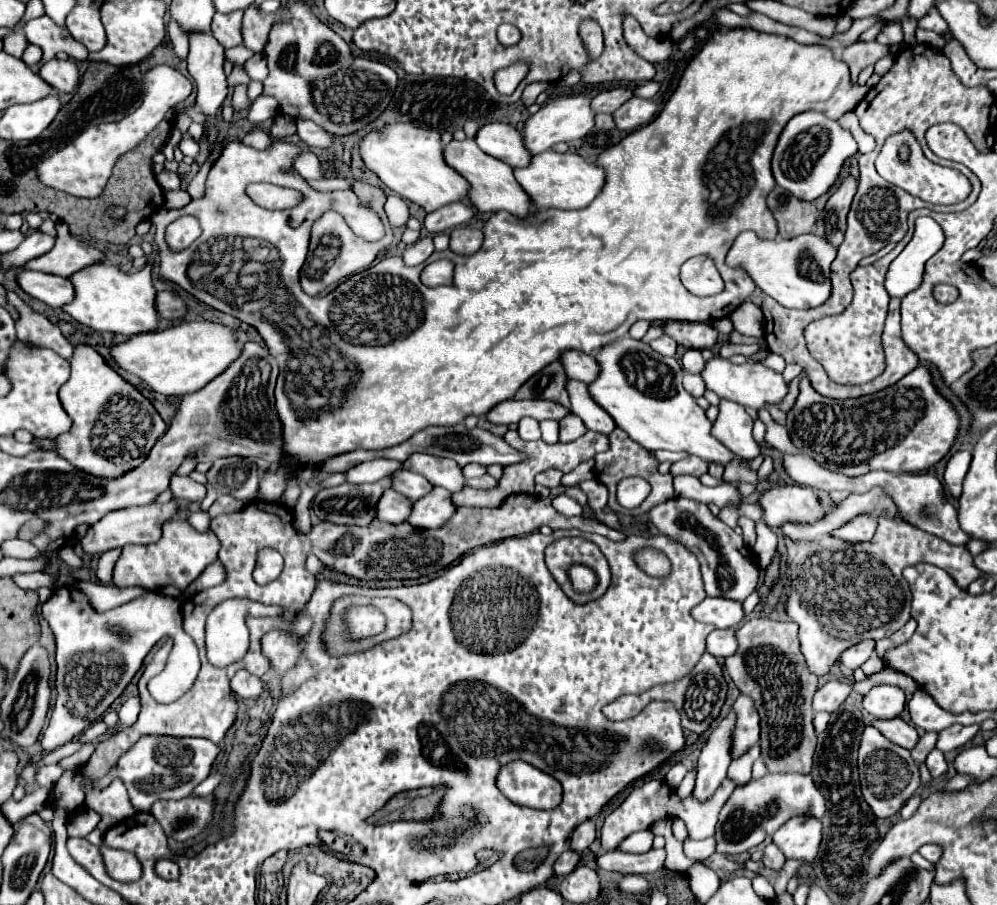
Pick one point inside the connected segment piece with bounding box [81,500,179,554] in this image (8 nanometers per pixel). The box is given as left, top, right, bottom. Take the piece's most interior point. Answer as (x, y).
(139, 524)

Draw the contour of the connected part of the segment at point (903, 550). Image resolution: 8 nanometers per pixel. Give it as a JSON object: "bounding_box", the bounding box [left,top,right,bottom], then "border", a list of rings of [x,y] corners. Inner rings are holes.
{"bounding_box":[787,514,981,676],"border":[[[885,514],[879,518],[879,526],[875,536],[869,542],[849,544],[831,536],[825,536],[817,542],[805,542],[797,548],[791,558],[791,596],[787,600],[787,614],[793,622],[799,624],[799,640],[801,652],[807,660],[807,666],[813,674],[823,676],[829,672],[831,664],[837,662],[839,654],[849,646],[863,642],[867,638],[881,640],[899,630],[909,616],[909,586],[903,578],[903,568],[915,566],[919,562],[929,562],[933,566],[943,568],[957,582],[959,588],[967,588],[975,578],[981,576],[981,570],[973,566],[973,556],[967,546],[953,545],[933,534],[927,534],[905,520],[887,518]]]}

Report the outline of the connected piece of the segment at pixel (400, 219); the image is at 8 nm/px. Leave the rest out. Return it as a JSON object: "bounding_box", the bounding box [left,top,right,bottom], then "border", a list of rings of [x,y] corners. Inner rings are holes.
{"bounding_box":[385,192,409,228],"border":[[[387,192],[387,200],[385,200],[385,212],[389,216],[389,224],[399,228],[399,226],[405,226],[407,218],[409,218],[409,208],[405,204],[403,198],[399,198],[397,194],[393,192]]]}

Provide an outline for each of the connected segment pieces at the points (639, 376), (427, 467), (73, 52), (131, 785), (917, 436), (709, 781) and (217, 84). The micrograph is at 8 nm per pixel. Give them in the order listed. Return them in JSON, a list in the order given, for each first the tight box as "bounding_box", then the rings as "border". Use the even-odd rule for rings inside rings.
[{"bounding_box":[587,336,735,466],"border":[[[625,336],[603,346],[595,360],[599,364],[599,374],[587,384],[591,398],[645,450],[687,450],[705,462],[719,462],[723,466],[735,458],[735,454],[711,434],[711,422],[703,408],[699,408],[695,398],[685,392],[681,384],[683,368],[675,358],[661,356],[651,350],[647,342]]]},{"bounding_box":[403,454,465,492],"border":[[[411,454],[411,458],[403,462],[403,468],[425,476],[431,486],[443,486],[449,492],[457,492],[465,486],[459,464],[449,458],[439,458],[431,454]]]},{"bounding_box":[23,16,87,70],"border":[[[49,16],[29,20],[25,24],[23,32],[25,32],[25,36],[31,44],[39,44],[41,50],[43,50],[43,58],[37,64],[35,70],[39,70],[39,66],[43,66],[43,62],[51,60],[59,50],[67,52],[75,60],[85,60],[87,58],[87,48],[83,44],[75,42],[69,32],[63,32],[59,26],[55,26]]]},{"bounding_box":[93,736,219,812],"border":[[[143,736],[131,750],[119,756],[119,762],[107,776],[93,780],[95,788],[109,786],[113,778],[119,778],[129,790],[131,804],[139,812],[149,812],[155,800],[179,800],[187,798],[193,788],[209,776],[211,764],[219,752],[219,746],[205,738],[175,738],[175,736]]]},{"bounding_box":[785,366,959,476],"border":[[[919,366],[897,384],[857,400],[825,398],[803,378],[795,406],[787,412],[785,428],[799,450],[823,450],[817,454],[825,460],[827,470],[861,476],[873,470],[919,472],[933,466],[949,452],[959,418],[951,404],[933,388],[929,370]]]},{"bounding_box":[693,712,735,802],"border":[[[731,712],[711,732],[707,744],[701,750],[699,768],[697,768],[697,784],[695,784],[695,790],[693,790],[693,798],[697,798],[699,802],[707,802],[727,776],[727,768],[729,768],[729,762],[731,762],[729,750],[731,750],[733,722],[735,722],[735,716]]]},{"bounding_box":[187,34,229,116],"border":[[[191,34],[187,66],[197,84],[197,108],[205,116],[217,116],[229,94],[223,60],[223,46],[211,34]]]}]

